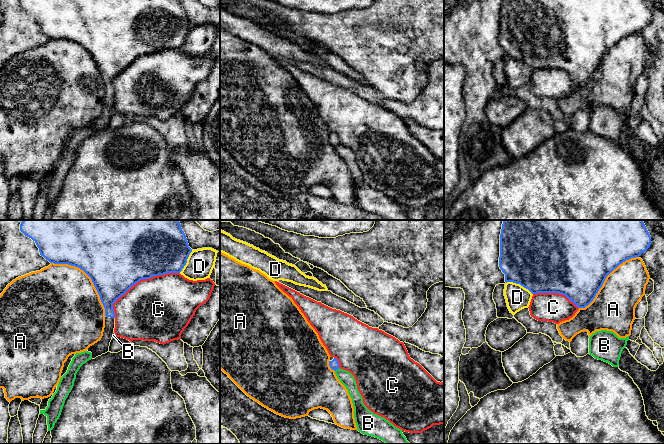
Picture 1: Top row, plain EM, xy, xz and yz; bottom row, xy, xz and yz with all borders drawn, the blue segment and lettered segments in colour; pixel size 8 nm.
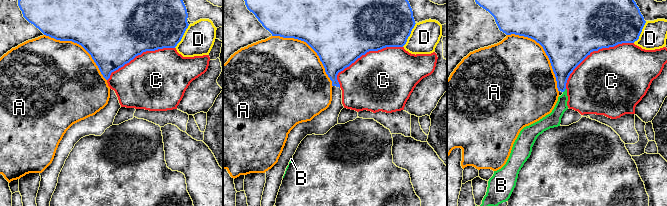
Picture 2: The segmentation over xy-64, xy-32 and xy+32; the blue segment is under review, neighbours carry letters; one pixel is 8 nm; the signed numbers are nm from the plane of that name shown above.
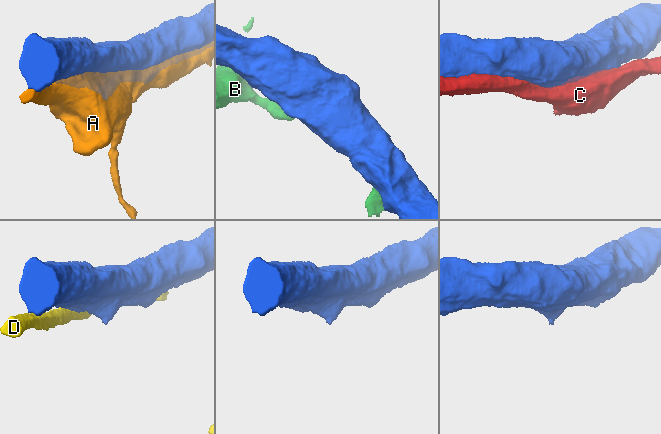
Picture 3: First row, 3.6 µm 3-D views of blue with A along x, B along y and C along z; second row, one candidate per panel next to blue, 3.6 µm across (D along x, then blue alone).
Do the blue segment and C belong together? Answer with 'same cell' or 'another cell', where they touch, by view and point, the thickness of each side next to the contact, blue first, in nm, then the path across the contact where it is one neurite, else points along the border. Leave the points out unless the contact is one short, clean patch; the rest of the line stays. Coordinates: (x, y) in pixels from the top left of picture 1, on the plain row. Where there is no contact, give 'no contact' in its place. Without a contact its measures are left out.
another cell | xy (139, 56) | 500/480 nm

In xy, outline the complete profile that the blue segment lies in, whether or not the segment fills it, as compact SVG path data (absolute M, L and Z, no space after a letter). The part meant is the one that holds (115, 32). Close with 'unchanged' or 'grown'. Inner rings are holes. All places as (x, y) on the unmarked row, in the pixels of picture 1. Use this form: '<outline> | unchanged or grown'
M20 0L20 7L36 19L40 31L50 39L78 43L91 54L105 84L103 112L86 126L92 129L92 135L109 128L110 118L115 111L115 77L142 55L180 49L192 28L181 0Z | grown

